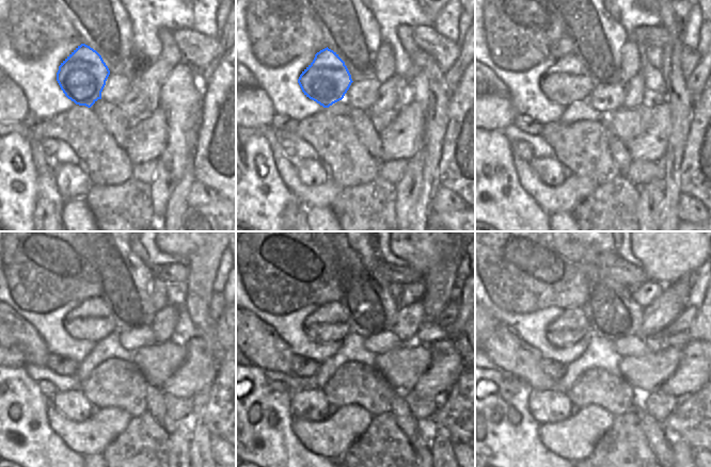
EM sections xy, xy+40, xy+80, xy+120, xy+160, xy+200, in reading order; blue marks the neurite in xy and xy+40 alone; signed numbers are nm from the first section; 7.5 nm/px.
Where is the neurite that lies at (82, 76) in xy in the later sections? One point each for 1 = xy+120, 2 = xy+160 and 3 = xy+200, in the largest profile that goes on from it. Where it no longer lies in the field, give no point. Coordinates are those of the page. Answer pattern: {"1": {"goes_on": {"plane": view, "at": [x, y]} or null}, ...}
{"1": {"goes_on": {"plane": "xy+120", "at": [90, 320]}}, "2": {"goes_on": {"plane": "xy+160", "at": [329, 323]}}, "3": {"goes_on": {"plane": "xy+200", "at": [571, 326]}}}

